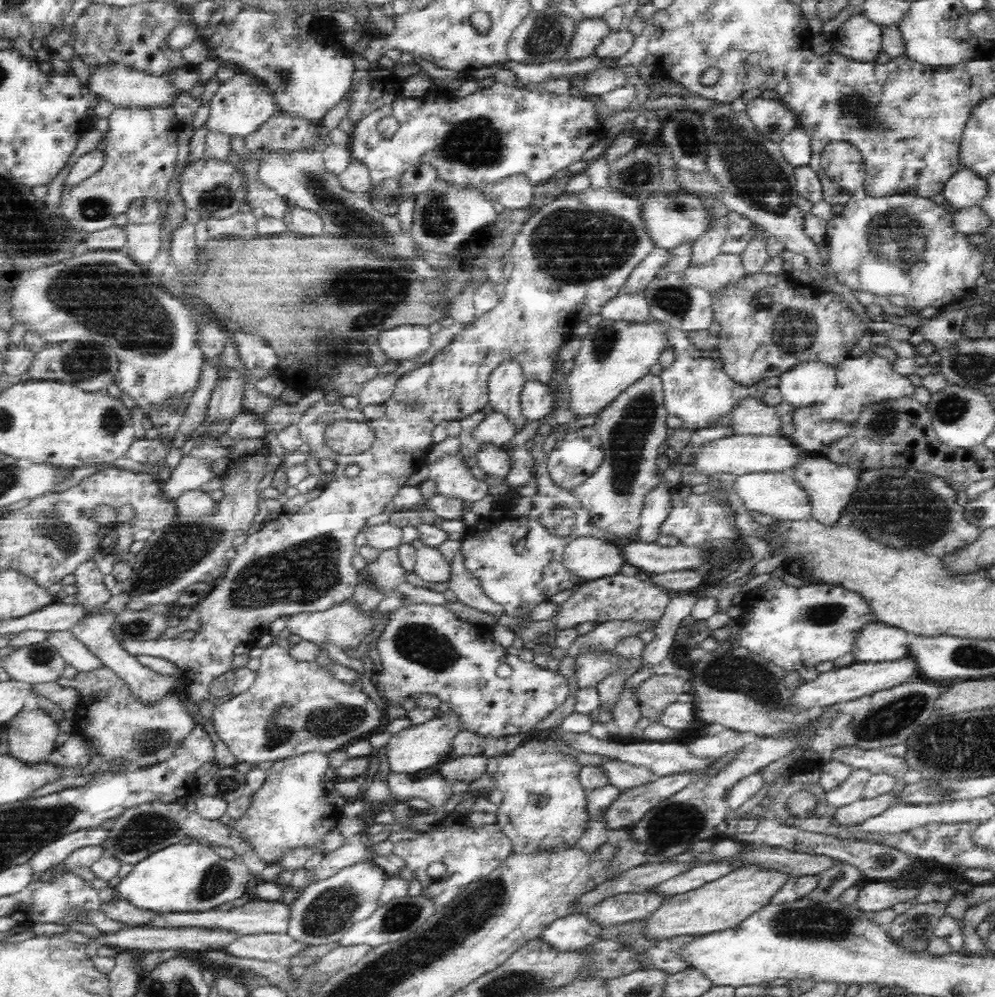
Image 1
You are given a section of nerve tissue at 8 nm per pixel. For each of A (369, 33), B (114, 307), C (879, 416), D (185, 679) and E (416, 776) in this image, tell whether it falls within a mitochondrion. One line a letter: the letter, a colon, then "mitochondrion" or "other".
A: other
B: mitochondrion
C: mitochondrion
D: other
E: other

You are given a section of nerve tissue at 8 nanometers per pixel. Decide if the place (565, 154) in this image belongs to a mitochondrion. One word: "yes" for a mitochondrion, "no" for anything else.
no

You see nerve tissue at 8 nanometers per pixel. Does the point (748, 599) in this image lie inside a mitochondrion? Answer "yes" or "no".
no

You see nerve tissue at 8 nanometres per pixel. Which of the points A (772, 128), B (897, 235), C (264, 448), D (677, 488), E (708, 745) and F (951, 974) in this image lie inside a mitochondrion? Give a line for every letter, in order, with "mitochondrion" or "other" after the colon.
A: mitochondrion
B: mitochondrion
C: other
D: other
E: other
F: other

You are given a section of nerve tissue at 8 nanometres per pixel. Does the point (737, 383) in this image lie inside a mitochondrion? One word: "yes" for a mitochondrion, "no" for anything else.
no

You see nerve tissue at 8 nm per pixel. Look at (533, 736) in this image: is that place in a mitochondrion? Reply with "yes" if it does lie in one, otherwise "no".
no

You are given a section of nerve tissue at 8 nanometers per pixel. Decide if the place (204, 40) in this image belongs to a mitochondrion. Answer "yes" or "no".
no

